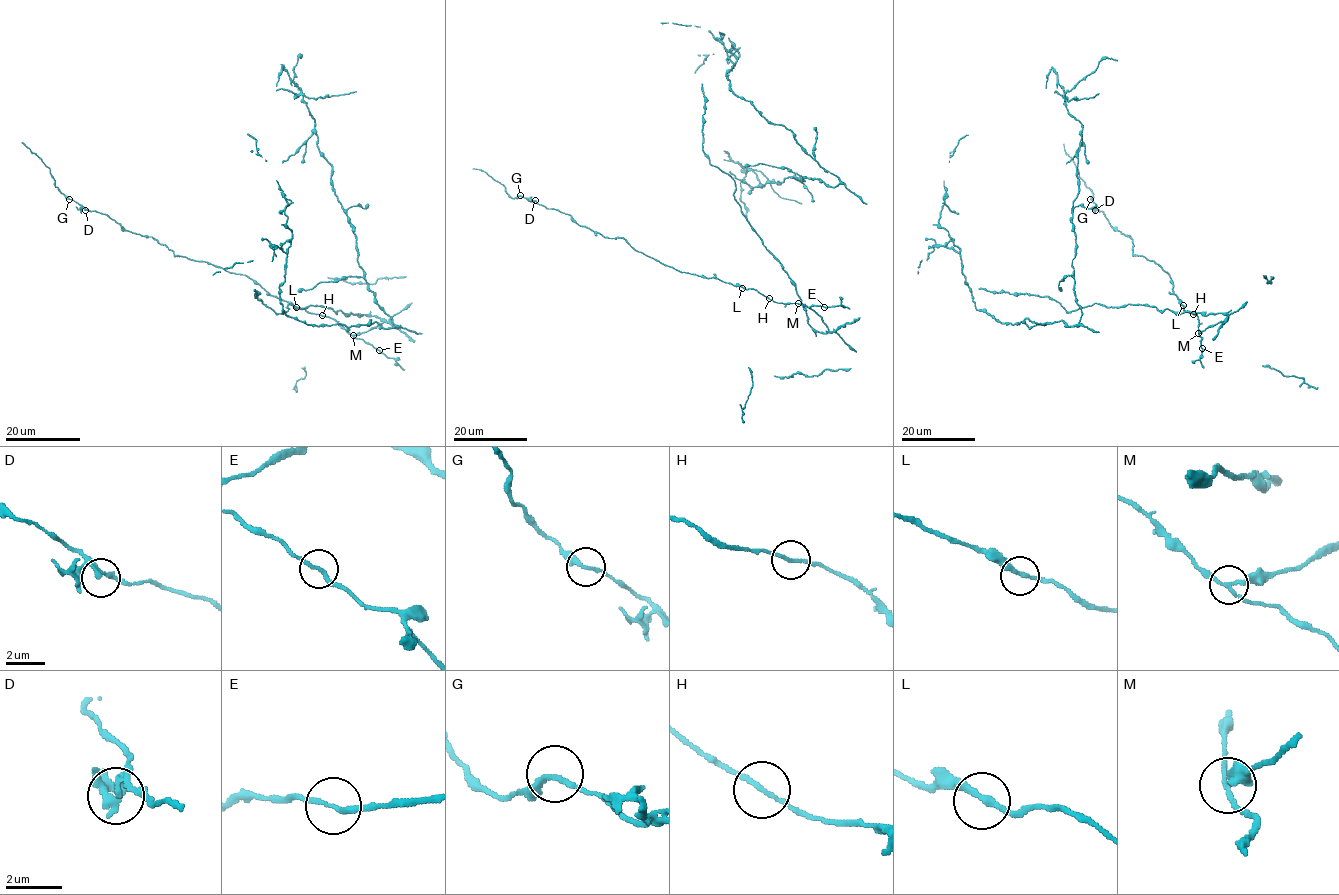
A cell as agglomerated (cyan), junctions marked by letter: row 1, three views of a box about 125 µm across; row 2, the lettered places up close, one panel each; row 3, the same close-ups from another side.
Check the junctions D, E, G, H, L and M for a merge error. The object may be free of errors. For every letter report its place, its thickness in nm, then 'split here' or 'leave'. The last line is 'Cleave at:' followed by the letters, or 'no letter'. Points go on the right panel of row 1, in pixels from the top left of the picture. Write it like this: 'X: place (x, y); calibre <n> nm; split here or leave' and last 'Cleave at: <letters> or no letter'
D: place (1095, 210); calibre 150 nm; leave
E: place (1202, 348); calibre 180 nm; leave
G: place (1090, 199); calibre 220 nm; leave
H: place (1193, 314); calibre 150 nm; leave
L: place (1183, 305); calibre 220 nm; leave
M: place (1198, 333); calibre 150 nm; split here
Cleave at: M

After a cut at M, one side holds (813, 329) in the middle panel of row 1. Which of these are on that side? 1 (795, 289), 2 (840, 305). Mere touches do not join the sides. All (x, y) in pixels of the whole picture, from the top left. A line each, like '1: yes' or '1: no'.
1: yes
2: no

